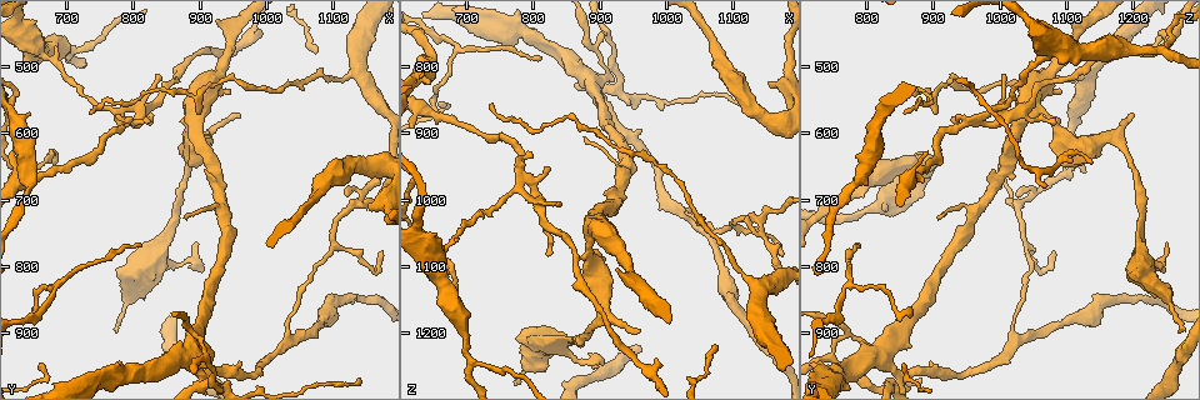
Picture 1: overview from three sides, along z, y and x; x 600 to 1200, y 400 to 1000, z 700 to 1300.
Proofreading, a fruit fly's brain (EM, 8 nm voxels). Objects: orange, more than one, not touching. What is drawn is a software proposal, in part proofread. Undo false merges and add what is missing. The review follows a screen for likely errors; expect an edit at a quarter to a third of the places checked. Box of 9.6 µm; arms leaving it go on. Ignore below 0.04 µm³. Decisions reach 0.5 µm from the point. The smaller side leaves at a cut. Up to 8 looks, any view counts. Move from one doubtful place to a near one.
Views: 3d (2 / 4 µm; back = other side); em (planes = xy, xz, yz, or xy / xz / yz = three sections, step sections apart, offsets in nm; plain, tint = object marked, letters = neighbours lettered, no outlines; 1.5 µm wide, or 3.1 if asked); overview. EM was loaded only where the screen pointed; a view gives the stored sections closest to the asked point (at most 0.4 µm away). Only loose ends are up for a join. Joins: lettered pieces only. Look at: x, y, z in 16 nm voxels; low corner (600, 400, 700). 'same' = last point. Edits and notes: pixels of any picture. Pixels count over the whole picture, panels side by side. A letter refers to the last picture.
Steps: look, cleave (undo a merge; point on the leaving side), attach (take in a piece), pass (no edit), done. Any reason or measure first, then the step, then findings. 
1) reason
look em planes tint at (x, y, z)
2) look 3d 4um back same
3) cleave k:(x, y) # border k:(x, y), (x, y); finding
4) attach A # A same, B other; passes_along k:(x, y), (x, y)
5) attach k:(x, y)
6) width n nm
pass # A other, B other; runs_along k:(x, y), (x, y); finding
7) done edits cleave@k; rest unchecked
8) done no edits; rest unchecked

free end
look em xz step 8 tint at (825, 585, 1090)

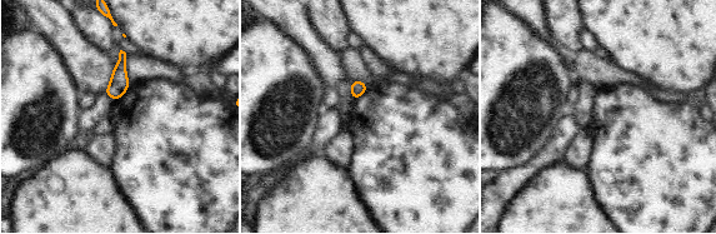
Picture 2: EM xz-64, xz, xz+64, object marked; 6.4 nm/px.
another direction
look em planes letters same

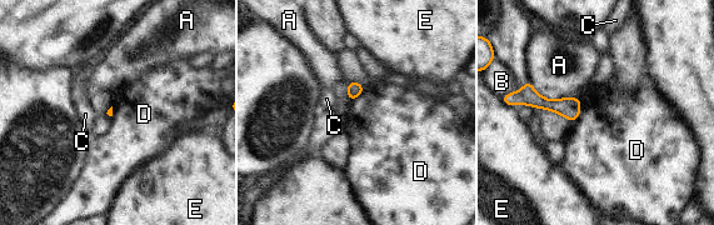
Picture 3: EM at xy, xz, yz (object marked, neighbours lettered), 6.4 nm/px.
pass # A other, B other, C other, D other, E other; border 3:(580, 98), (580, 113), (572, 123); no lettered piece goes on from it

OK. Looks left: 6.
calibre changes
look em planes plain at (935, 500, 1090)

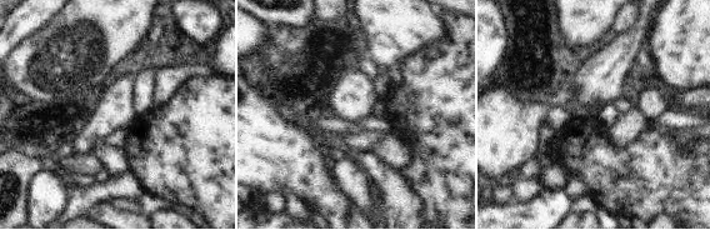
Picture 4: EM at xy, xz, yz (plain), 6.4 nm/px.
see the neighbours
look em planes letters same

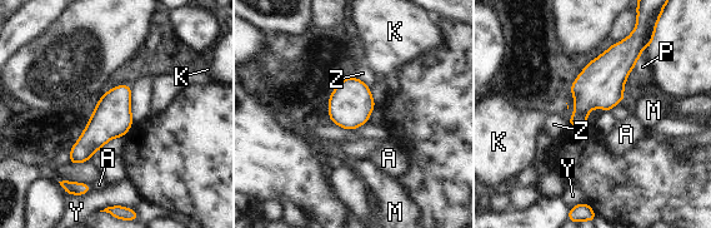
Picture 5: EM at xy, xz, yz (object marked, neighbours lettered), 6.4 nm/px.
width 120 nm
pass # A other, K other, M other, P other, Y other, Z other; border 5:(355, 77), (367, 87); all the same neuron

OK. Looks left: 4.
look em planes letters at (655, 475, 1075)

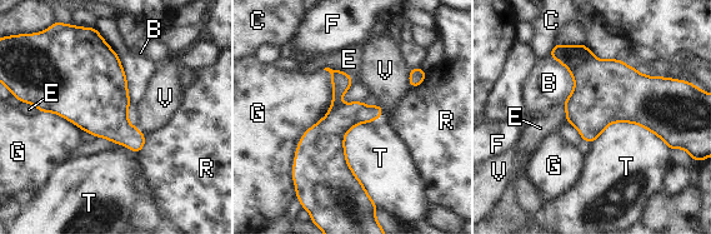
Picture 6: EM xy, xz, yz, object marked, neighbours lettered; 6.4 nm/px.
pass # B other, C other, E other, F other, G other, R other, T other, V other; border 6:(319, 118), (295, 150), (294, 185); all the same neuron

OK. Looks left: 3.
done no edits; rest unchecked

